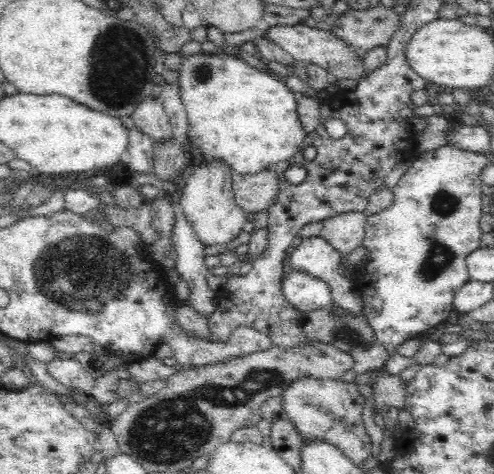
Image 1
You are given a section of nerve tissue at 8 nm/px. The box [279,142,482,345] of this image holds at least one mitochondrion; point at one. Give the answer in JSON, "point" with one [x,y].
{"point":[438,256]}

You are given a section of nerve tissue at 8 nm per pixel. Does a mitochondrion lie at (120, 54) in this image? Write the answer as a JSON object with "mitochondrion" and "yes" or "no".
{"mitochondrion":"yes"}

